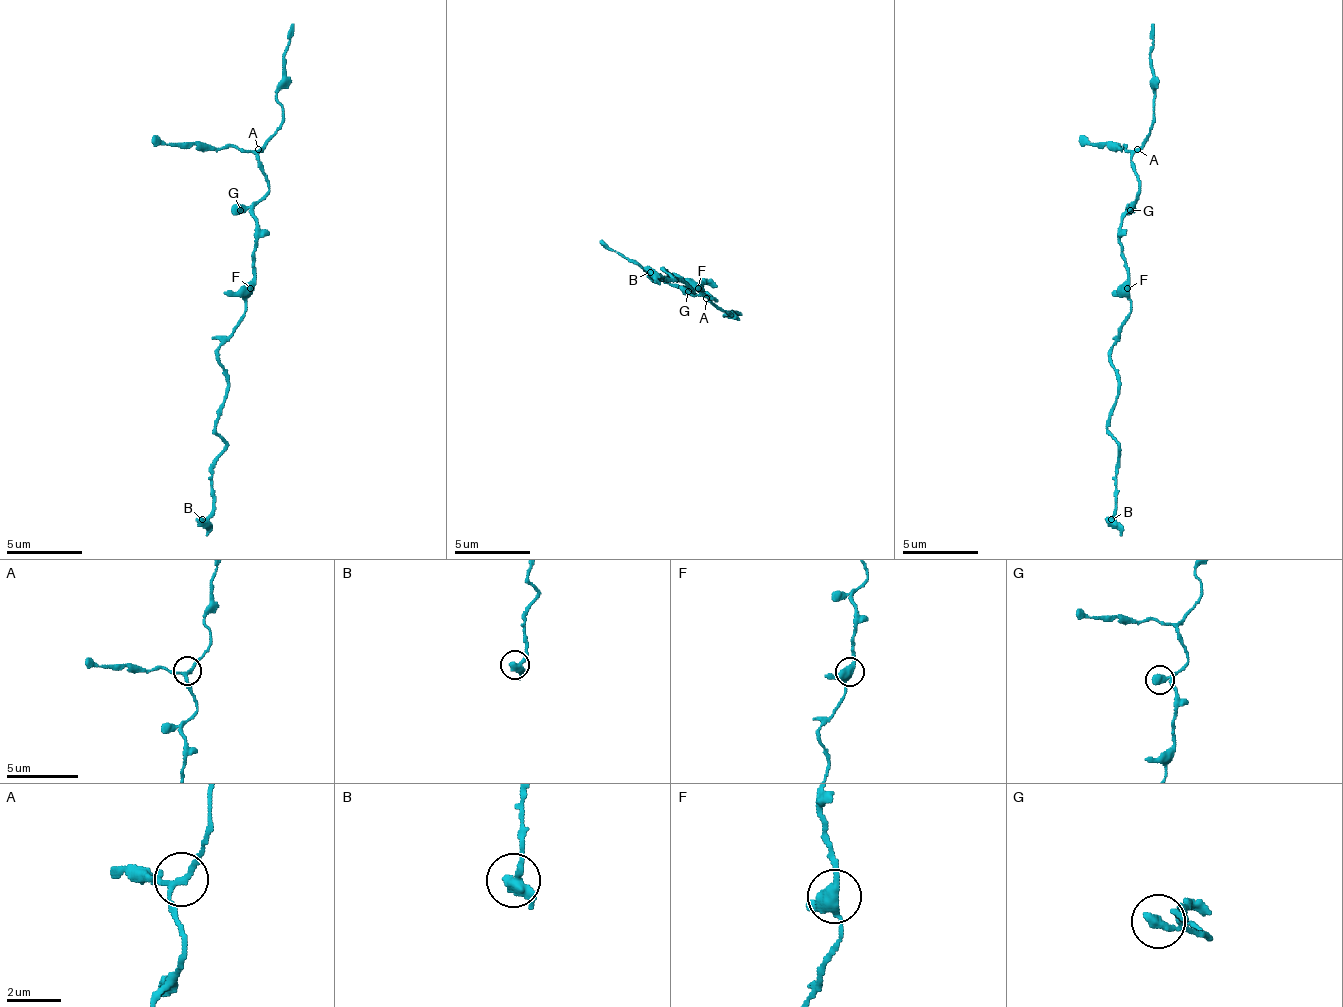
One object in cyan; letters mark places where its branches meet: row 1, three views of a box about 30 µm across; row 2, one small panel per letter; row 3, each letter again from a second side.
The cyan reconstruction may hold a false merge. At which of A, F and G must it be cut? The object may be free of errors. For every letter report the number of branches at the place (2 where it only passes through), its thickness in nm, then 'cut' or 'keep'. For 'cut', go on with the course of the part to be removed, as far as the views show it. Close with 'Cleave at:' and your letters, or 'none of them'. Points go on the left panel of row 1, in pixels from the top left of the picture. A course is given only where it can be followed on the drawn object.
A: branches 3; calibre 160 nm; keep
F: branches 3; calibre 360 nm; keep
G: branches 2; calibre 360 nm; keep
Cleave at: none of them

